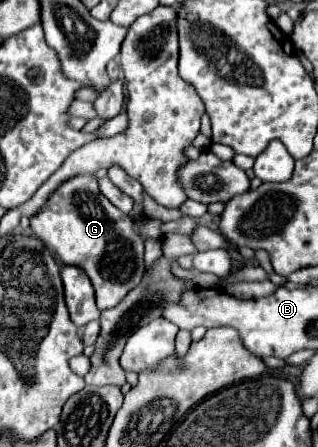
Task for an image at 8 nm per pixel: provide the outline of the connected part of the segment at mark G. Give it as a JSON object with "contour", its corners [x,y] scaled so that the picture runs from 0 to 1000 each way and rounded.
{"contour":[[[233,391],[195,405],[132,468],[94,485],[94,508],[195,588],[245,593],[283,615],[314,696],[365,687],[453,620],[453,539],[421,521],[409,481],[371,472],[314,432],[302,391]]]}

